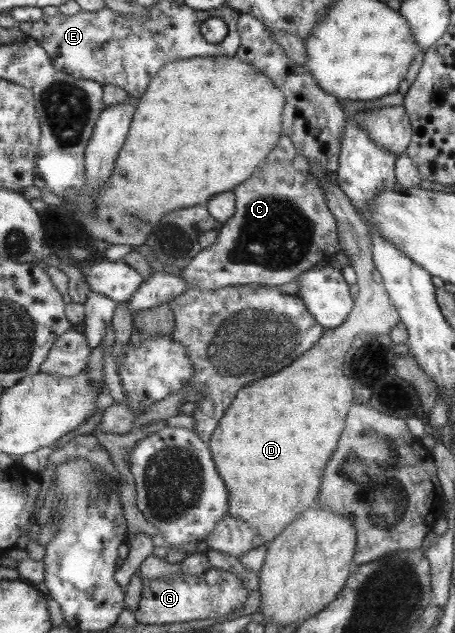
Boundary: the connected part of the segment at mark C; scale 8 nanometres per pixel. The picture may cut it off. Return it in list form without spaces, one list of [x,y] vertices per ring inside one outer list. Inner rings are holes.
[[[268,163],[260,168],[258,175],[252,174],[237,189],[235,215],[224,223],[218,242],[198,253],[183,270],[188,289],[217,290],[219,288],[261,283],[281,285],[294,281],[297,275],[311,269],[319,259],[330,257],[338,249],[337,223],[326,206],[325,195],[318,181],[307,171],[295,170],[291,163]]]

